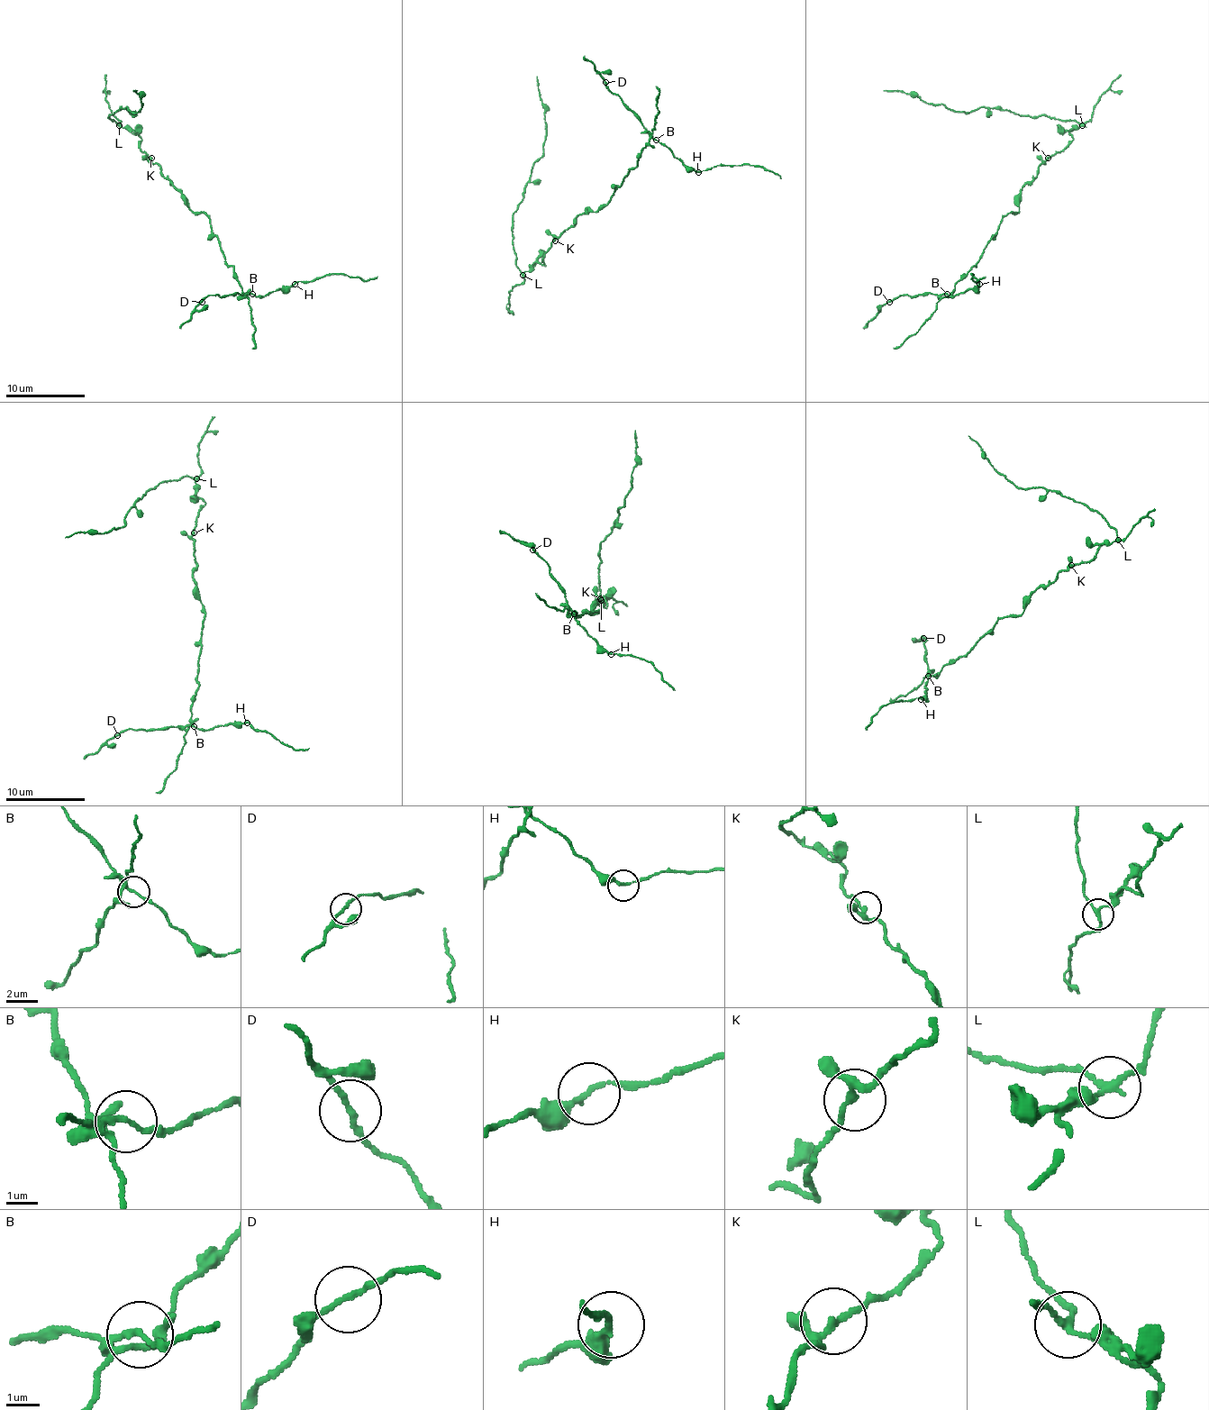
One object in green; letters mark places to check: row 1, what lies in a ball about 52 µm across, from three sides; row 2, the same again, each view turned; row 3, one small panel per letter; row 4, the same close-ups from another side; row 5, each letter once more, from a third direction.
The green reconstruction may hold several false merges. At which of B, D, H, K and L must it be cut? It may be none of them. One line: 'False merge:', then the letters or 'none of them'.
False merge: L

